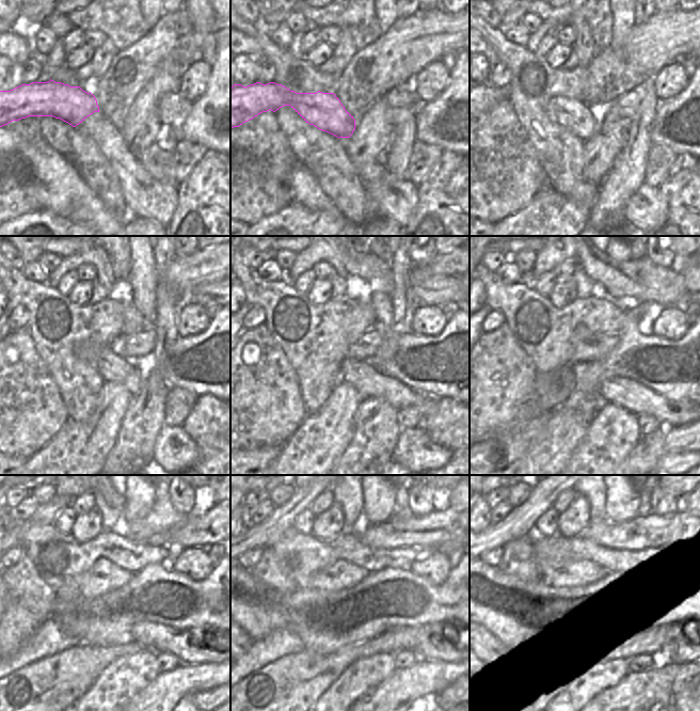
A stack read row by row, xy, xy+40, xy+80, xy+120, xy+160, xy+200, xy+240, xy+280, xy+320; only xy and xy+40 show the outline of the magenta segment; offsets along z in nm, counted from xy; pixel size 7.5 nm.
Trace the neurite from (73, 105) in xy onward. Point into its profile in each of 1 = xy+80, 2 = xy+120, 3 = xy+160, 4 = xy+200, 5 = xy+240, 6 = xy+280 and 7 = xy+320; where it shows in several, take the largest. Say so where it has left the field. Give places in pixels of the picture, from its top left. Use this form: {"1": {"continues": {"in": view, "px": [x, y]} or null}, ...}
{"1": {"continues": {"in": "xy+80", "px": [574, 115]}}, "2": {"continues": {"in": "xy+120", "px": [112, 366]}}, "3": {"continues": {"in": "xy+160", "px": [370, 383]}}, "4": {"continues": {"in": "xy+200", "px": [618, 390]}}, "5": {"continues": {"in": "xy+240", "px": [208, 651]}}, "6": {"continues": {"in": "xy+280", "px": [447, 651]}}, "7": {"continues": {"in": "xy+320", "px": [686, 651]}}}

